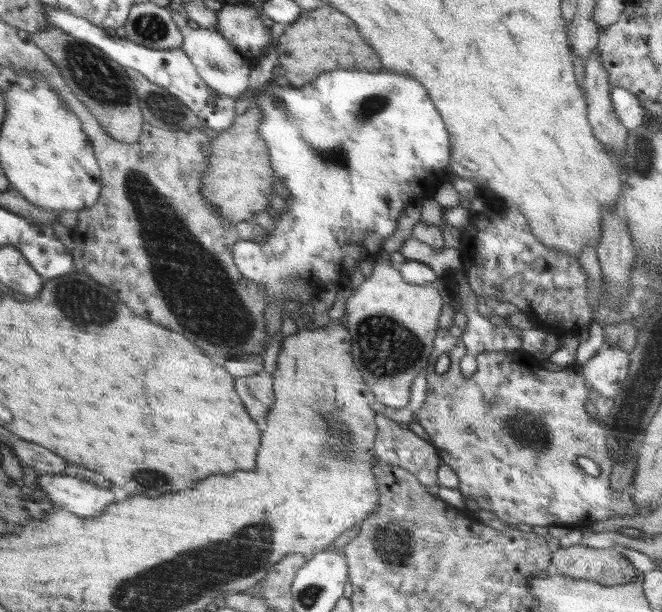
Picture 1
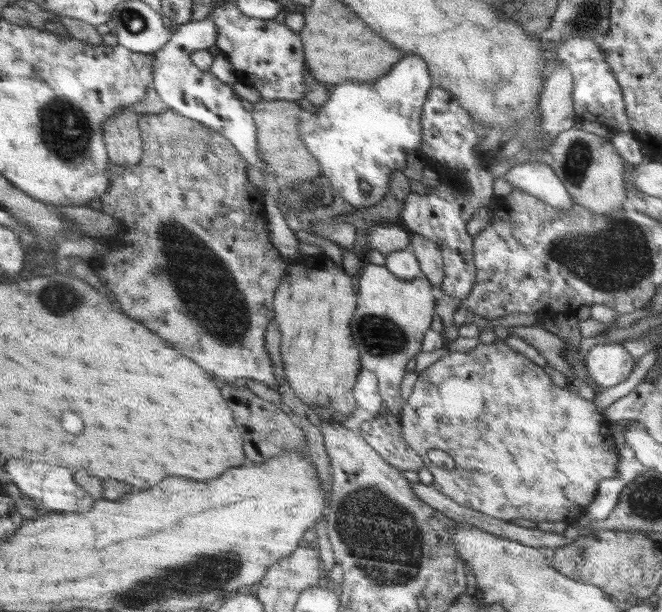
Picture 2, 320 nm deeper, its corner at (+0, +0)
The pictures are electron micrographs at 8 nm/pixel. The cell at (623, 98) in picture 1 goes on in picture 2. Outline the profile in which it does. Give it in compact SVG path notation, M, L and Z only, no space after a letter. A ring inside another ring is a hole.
M578 36L566 38L566 40L562 40L562 44L558 45L557 55L558 59L570 69L573 76L573 113L582 120L600 122L614 132L630 133L631 125L626 114L625 98L602 50L598 48L598 41L590 40L590 38L578 38Z

